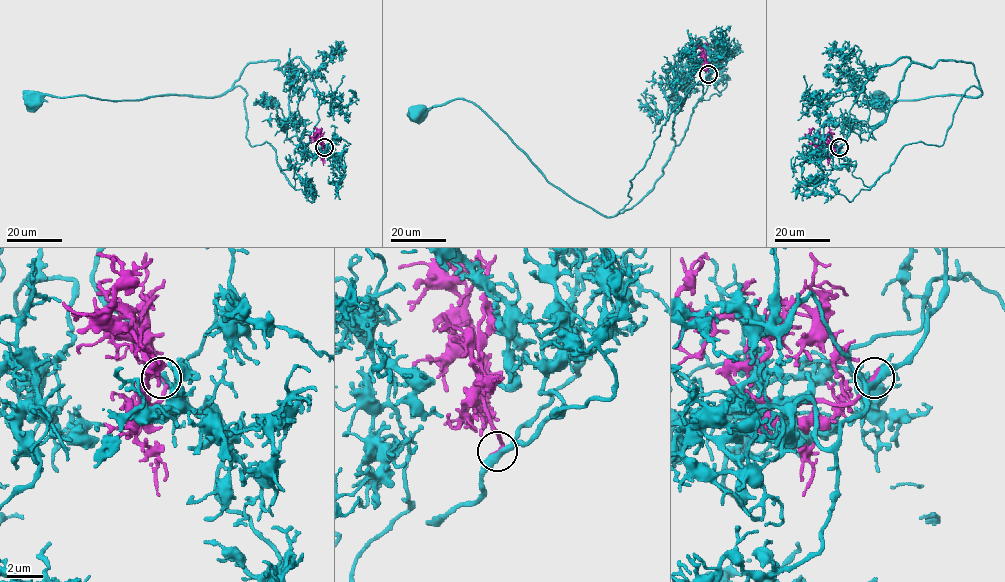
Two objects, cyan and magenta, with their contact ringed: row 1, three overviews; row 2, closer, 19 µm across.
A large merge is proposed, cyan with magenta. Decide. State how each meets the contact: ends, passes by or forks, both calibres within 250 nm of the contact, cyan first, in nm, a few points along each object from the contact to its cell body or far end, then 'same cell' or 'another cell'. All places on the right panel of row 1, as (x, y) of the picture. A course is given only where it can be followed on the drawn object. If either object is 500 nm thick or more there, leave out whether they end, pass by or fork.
cyan passes by; magenta ends there; 380 nm thick on the cyan side, 260 nm on the other; cyan runs (839, 146), (867, 79), (899, 58), (931, 67), (940, 60), (970, 62), (982, 92), (864, 96), (881, 99); magenta runs (838, 146), (834, 150), (827, 135), (811, 137), (809, 135), (812, 128); same cell

